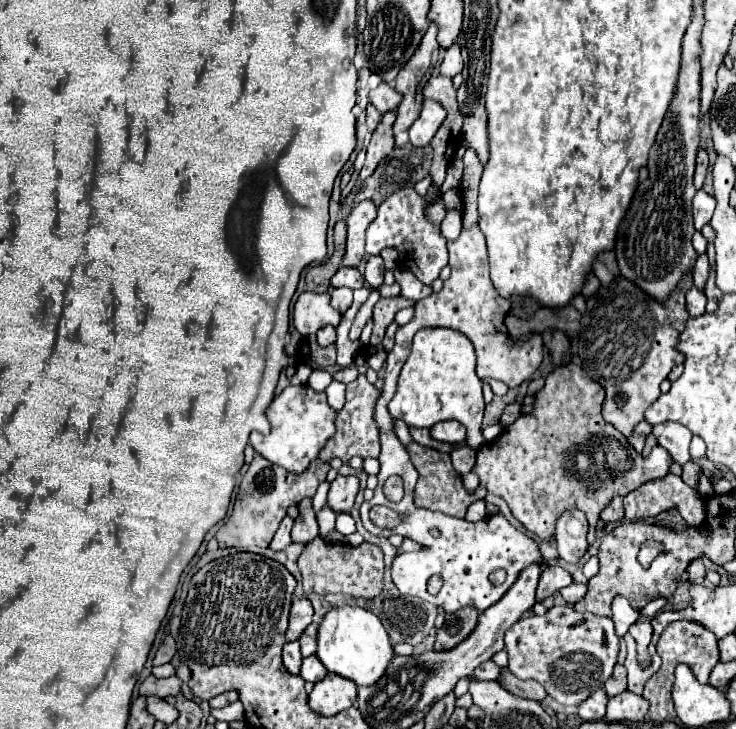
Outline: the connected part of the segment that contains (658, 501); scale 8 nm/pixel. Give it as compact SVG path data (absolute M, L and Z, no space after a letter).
M675 474L641 484L635 488L635 492L623 496L623 518L635 522L641 518L657 516L659 512L665 512L673 506L679 508L685 520L695 518L695 524L703 524L703 498L695 490L687 488L687 484L683 484L683 480L679 480Z

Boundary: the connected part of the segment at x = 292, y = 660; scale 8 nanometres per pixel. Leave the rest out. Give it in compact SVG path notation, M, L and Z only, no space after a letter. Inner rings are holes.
M287 642L287 644L283 646L281 658L283 658L285 670L291 672L291 674L297 674L297 672L299 672L299 664L301 664L301 660L303 660L303 658L301 658L301 652L299 652L299 642Z

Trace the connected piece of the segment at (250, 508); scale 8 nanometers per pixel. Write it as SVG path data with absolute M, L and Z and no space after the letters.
M255 454L253 462L249 464L249 470L243 476L241 486L237 490L233 512L227 518L227 522L217 530L215 538L217 538L219 546L221 548L233 548L233 546L267 548L273 534L277 532L281 520L285 518L287 508L291 504L299 504L303 498L313 496L317 486L319 486L319 478L325 478L327 470L329 470L329 464L321 462L317 458L309 464L309 468L305 472L293 474L293 472L287 472L285 468L281 468L281 466L271 464L263 456Z

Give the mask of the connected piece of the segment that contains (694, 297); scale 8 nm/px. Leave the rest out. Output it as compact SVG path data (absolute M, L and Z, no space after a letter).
M691 286L685 294L687 300L687 310L691 316L701 316L705 312L705 294L697 286Z

